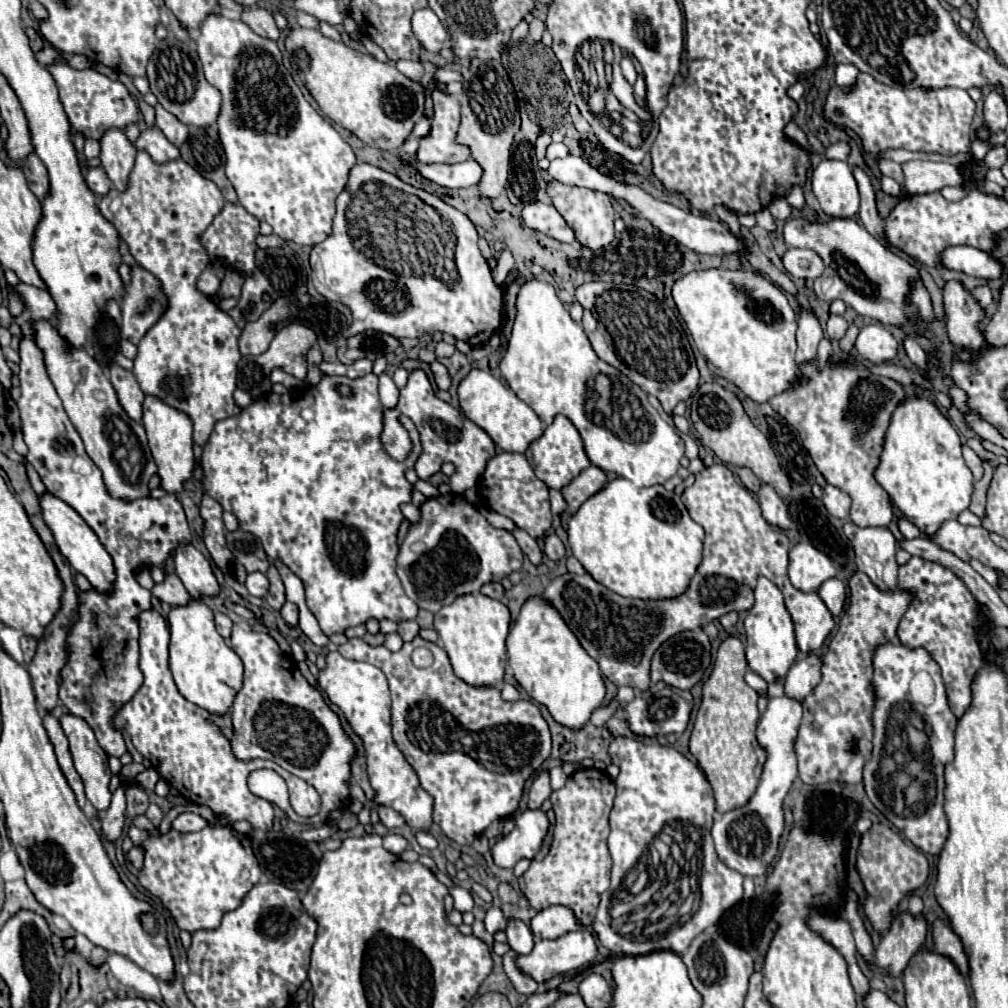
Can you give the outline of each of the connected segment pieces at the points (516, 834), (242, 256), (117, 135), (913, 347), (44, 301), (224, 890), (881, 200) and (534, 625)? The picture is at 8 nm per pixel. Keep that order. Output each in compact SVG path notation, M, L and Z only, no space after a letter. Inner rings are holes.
M526 809L516 819L516 827L512 829L512 833L502 837L494 845L494 863L498 867L514 867L520 859L534 859L534 855L542 847L548 827L548 815L542 809Z
M226 203L222 213L218 213L212 221L212 225L204 231L202 243L210 255L210 259L224 259L228 265L234 261L234 269L242 273L252 273L254 271L254 251L256 251L256 235L260 227L256 217L252 217L242 205L232 205Z
M108 129L100 139L100 161L112 179L114 187L126 187L128 175L134 167L136 147L126 137L124 129Z
M909 335L905 336L903 345L910 360L918 367L927 370L926 353L921 346Z
M20 281L18 291L24 299L24 311L18 317L12 319L14 323L22 325L30 319L52 319L56 315L54 301L52 301L52 297L46 289L40 289L40 287L34 287L34 285L28 285L28 283Z
M232 825L208 827L196 833L180 833L176 829L170 829L164 835L162 833L150 835L148 831L130 827L128 837L132 839L134 847L140 847L144 851L144 865L138 877L140 885L162 901L162 905L174 917L178 929L184 929L190 933L200 931L200 929L216 929L222 921L222 915L226 911L234 911L242 903L244 895L260 881L260 875L262 875L256 855L252 851L250 839L234 831Z
M878 191L878 193L876 193L876 199L878 199L878 213L880 213L882 219L886 219L888 213L890 213L890 211L894 209L894 205L898 203L898 199L892 197L892 195L886 195L884 191Z
M542 595L524 601L506 637L506 649L516 681L534 701L546 705L558 723L580 729L588 723L590 713L604 703L606 687L598 663L584 651L566 621Z

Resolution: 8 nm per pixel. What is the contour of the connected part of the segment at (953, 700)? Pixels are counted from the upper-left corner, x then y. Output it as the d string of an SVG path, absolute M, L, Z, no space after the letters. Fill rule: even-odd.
M912 557L898 569L898 585L914 593L914 601L898 625L898 639L906 647L924 647L936 659L942 669L950 709L960 717L972 701L972 677L984 665L984 655L976 637L980 631L978 601L950 569L920 557Z

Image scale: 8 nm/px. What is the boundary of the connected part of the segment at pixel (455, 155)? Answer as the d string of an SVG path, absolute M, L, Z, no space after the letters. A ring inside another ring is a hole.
M434 91L434 121L430 127L430 135L420 139L418 161L424 165L432 163L458 163L470 157L470 149L466 145L456 143L456 133L460 127L460 103L456 97Z

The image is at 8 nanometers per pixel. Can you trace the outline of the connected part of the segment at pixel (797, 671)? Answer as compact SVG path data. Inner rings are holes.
M808 655L806 659L796 661L786 675L784 683L786 697L804 701L804 697L820 683L820 665L822 661L818 655Z

